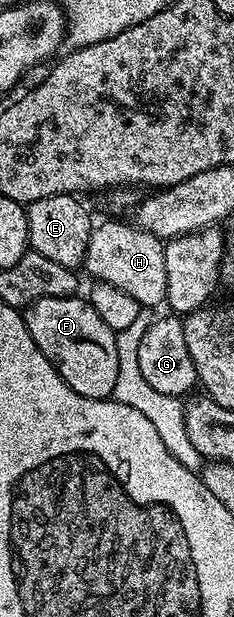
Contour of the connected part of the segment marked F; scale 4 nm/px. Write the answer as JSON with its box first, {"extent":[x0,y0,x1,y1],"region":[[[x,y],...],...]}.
{"extent":[22,295,118,400],"region":[[[79,295],[62,298],[38,298],[22,312],[30,338],[46,354],[56,372],[78,394],[95,400],[107,400],[118,382],[118,342],[116,333],[102,322],[98,310]]]}

